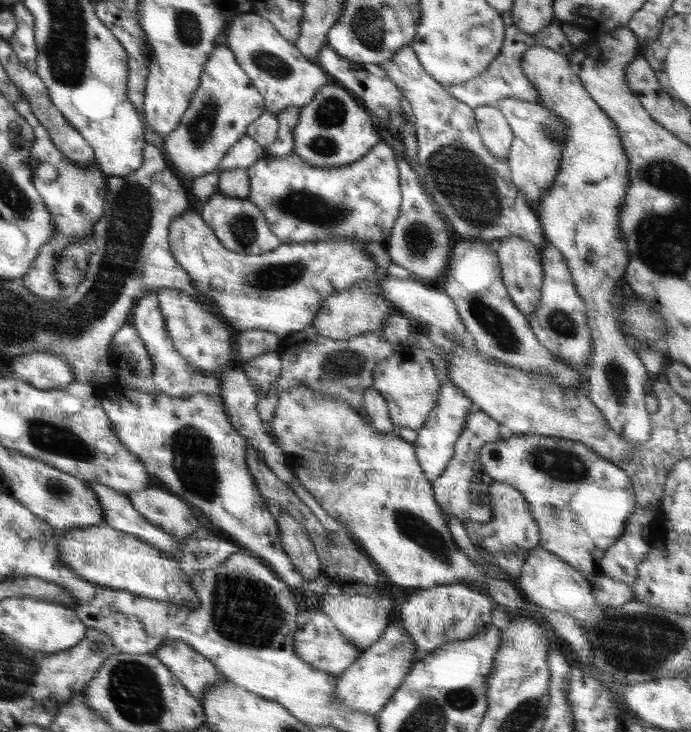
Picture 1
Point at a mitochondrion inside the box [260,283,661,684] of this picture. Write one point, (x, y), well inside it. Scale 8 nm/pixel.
(413, 526)

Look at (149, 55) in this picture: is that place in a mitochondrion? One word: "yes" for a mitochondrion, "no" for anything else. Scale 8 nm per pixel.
no

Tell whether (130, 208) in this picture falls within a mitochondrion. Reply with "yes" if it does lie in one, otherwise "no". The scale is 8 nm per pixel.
yes

